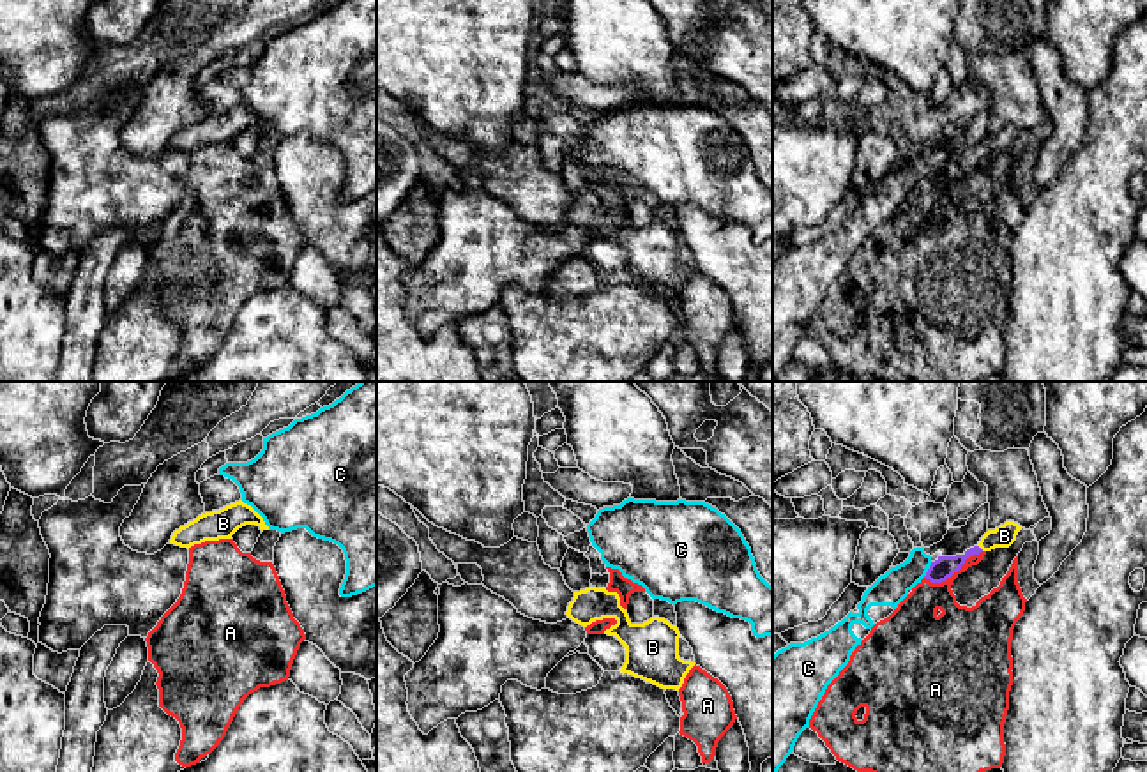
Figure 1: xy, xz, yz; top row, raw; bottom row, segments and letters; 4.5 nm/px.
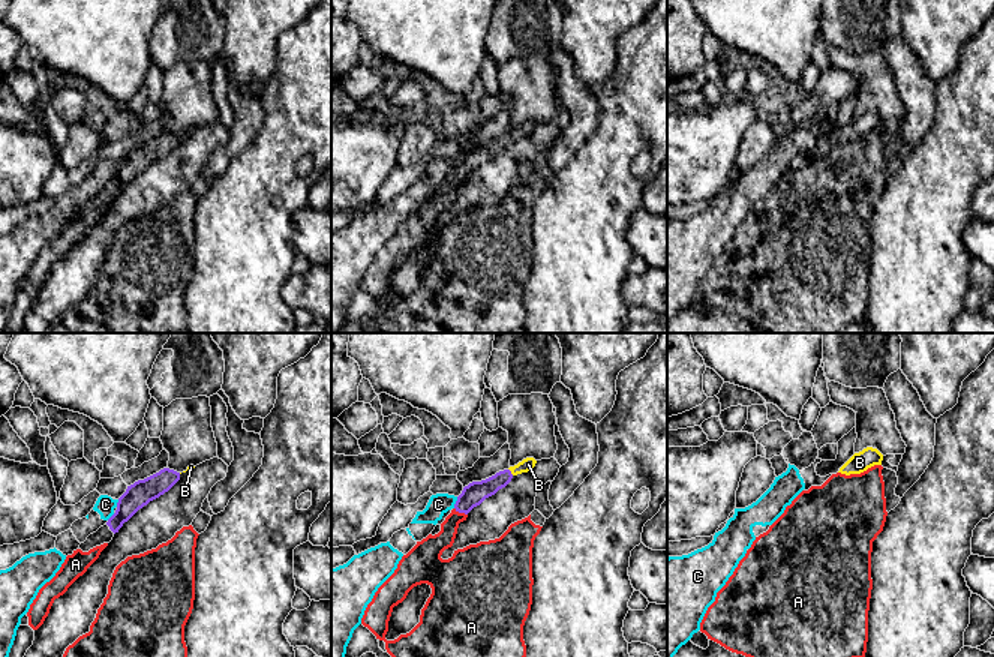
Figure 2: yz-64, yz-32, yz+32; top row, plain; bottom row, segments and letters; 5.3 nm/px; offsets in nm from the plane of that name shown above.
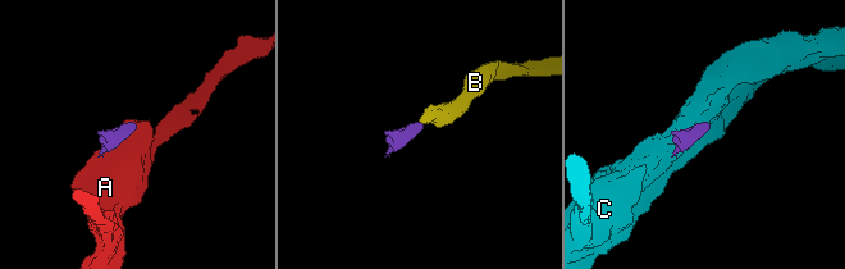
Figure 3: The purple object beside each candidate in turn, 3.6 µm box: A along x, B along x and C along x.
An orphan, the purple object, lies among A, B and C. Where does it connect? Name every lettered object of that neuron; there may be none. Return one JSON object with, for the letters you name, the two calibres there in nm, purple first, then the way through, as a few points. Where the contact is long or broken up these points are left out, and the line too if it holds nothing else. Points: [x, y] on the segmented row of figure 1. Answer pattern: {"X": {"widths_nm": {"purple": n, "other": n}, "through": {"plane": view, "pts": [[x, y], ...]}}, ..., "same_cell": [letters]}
{"B": {"widths_nm": {"purple": 100, "other": 100}, "through": {"plane": "yz", "pts": [[944, 567], [979, 548], [1004, 536]]}}, "same_cell": ["B"]}

